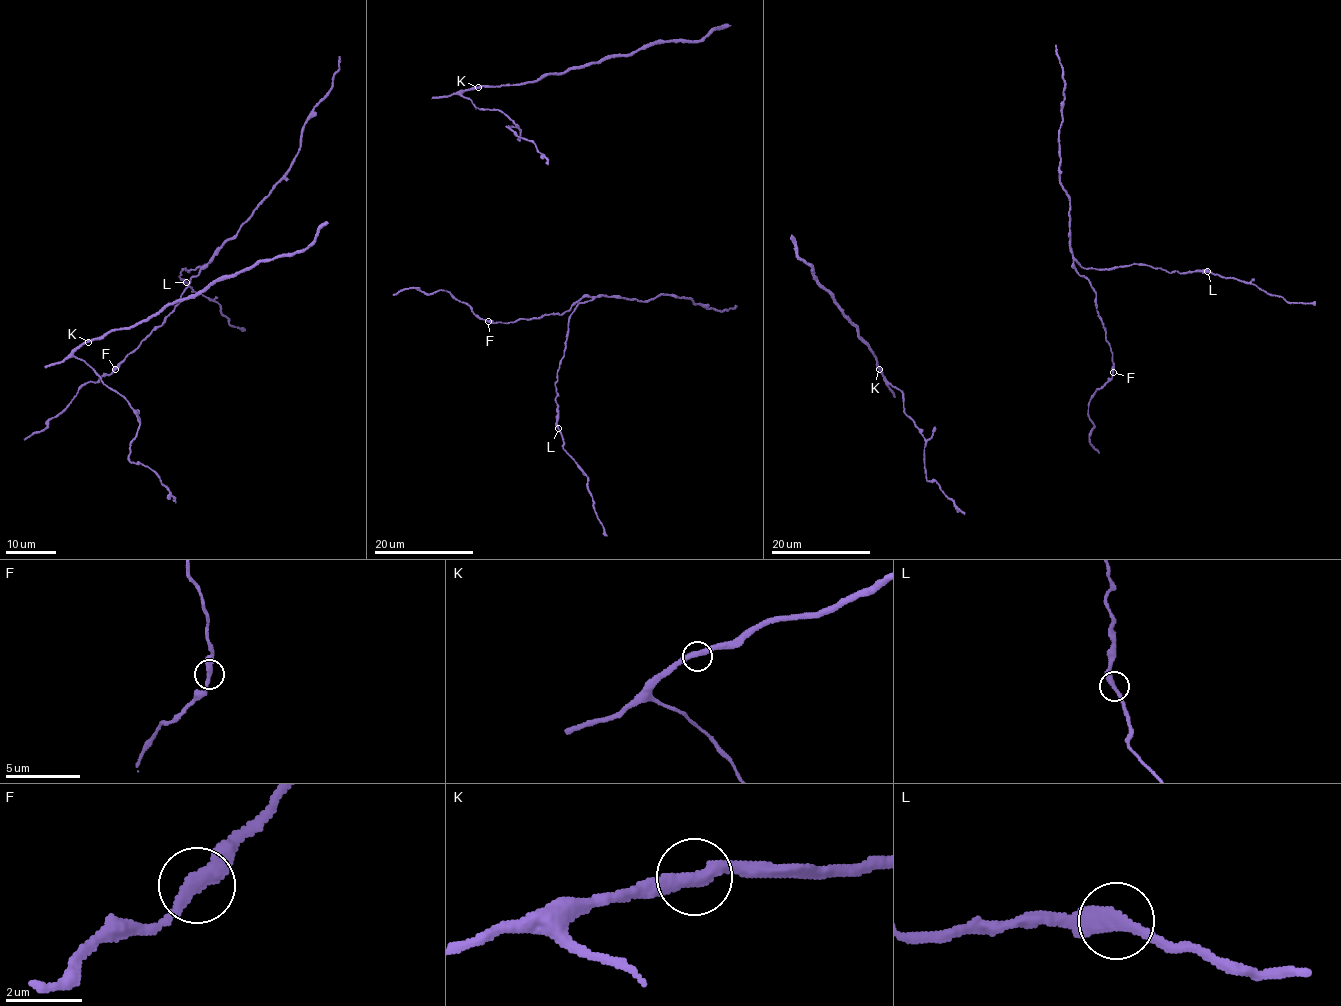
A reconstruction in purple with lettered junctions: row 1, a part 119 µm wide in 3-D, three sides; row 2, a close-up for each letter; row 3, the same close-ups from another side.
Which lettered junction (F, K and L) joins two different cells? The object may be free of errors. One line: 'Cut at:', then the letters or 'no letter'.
Cut at: L

